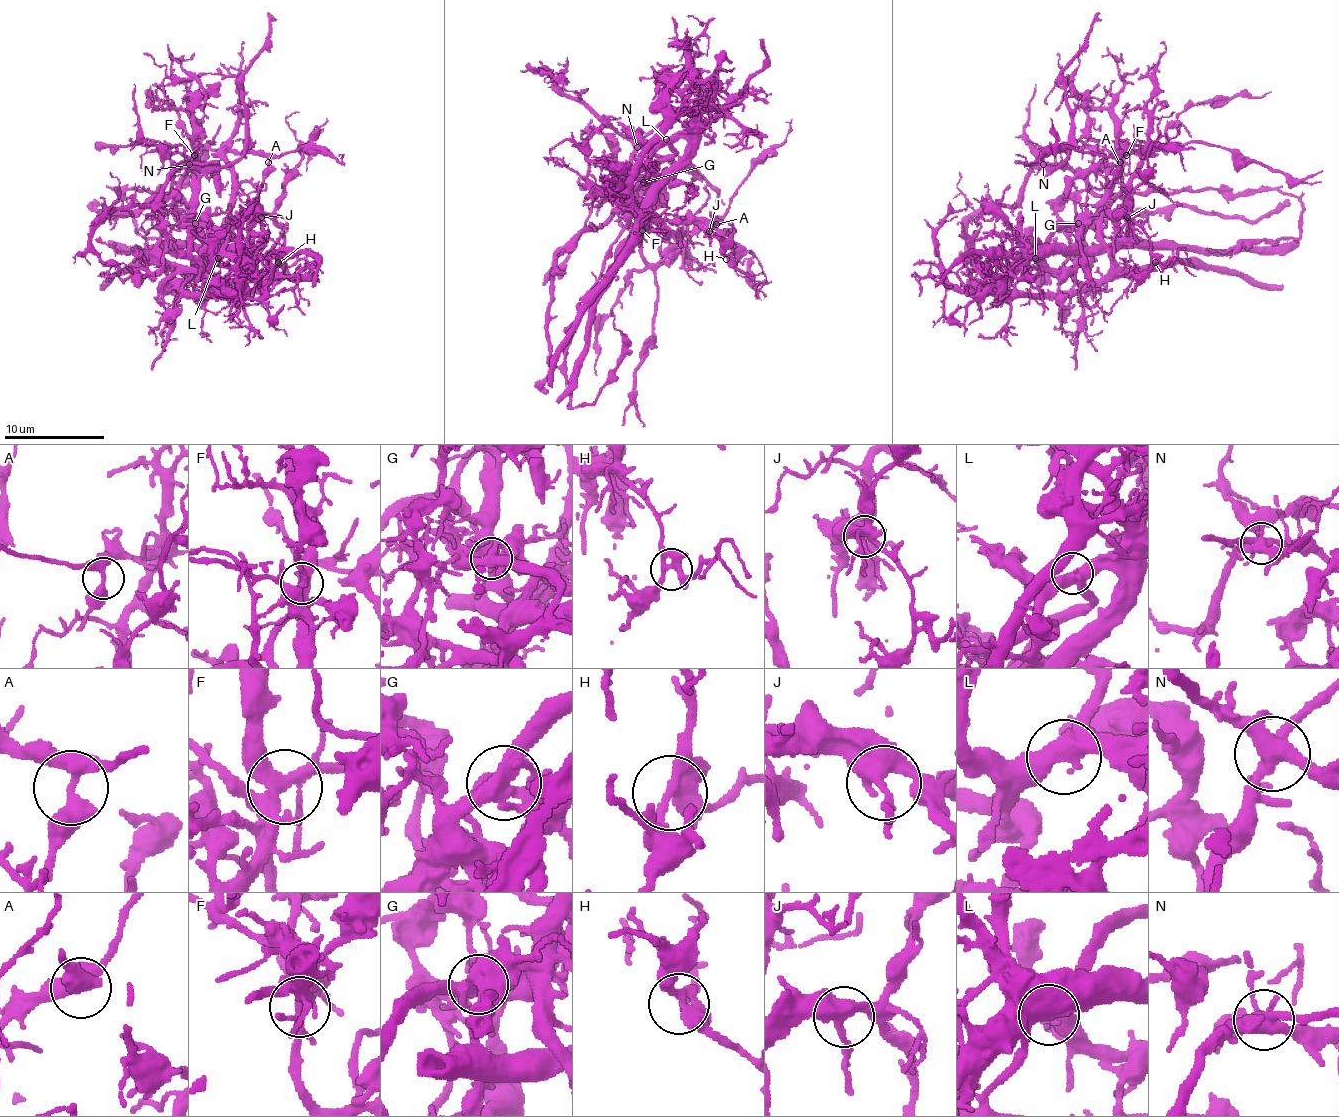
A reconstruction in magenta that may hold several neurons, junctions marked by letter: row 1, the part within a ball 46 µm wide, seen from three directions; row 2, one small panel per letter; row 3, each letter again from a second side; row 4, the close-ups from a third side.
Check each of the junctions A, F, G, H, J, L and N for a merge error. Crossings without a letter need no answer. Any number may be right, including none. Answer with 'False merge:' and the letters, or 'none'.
False merge: F, G, N

